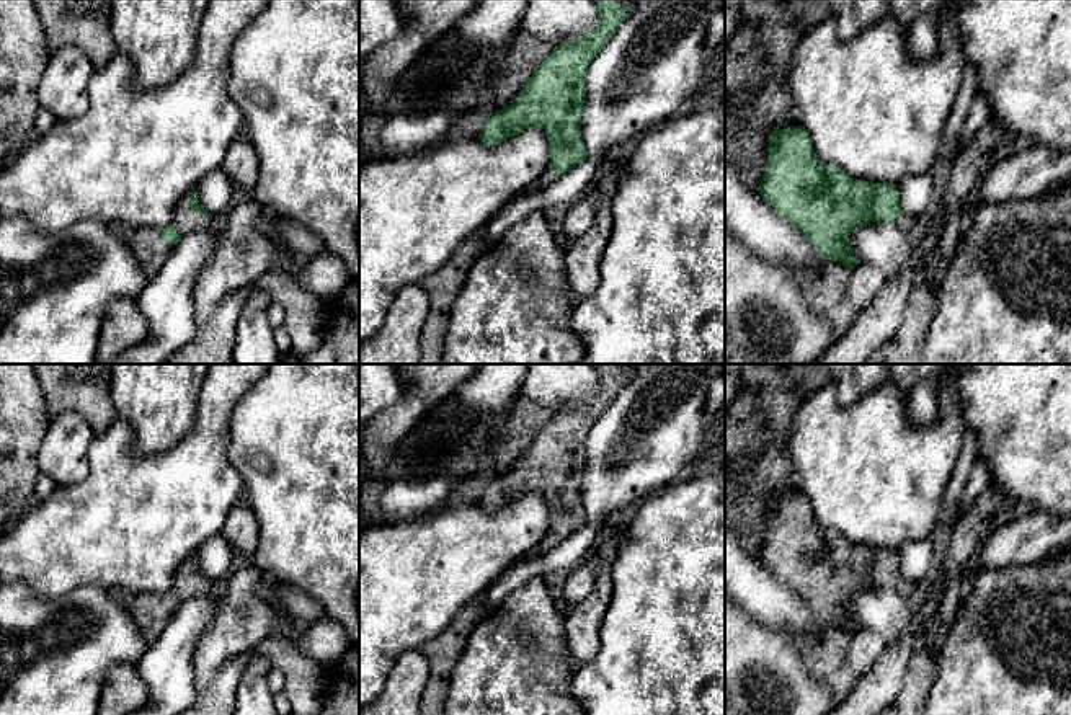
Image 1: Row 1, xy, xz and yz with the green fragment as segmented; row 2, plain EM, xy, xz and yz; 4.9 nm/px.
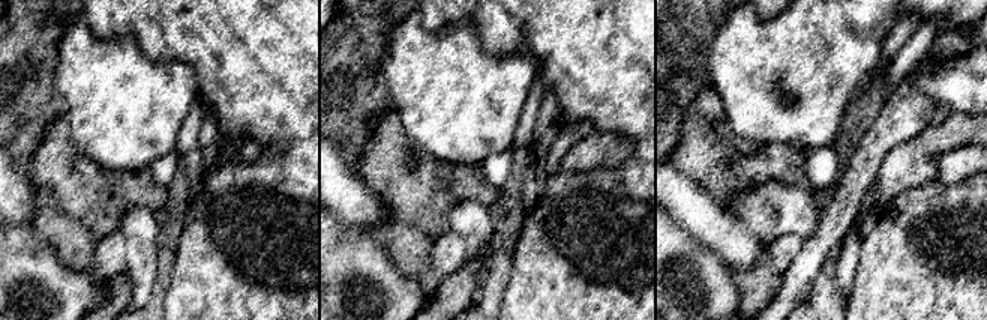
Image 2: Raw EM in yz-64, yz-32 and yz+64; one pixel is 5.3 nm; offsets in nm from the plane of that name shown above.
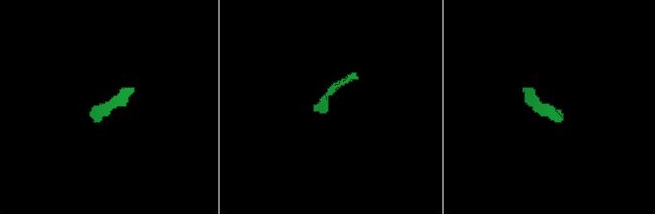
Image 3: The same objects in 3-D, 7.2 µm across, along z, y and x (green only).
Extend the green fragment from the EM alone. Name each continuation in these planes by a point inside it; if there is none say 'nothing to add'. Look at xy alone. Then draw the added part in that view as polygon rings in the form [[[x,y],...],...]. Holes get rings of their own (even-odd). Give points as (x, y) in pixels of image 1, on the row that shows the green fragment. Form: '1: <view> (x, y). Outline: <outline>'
1: xy (185, 221). Outline: [[[188,193],[180,199],[170,225],[176,229],[176,235],[184,237],[189,232],[209,227],[209,224],[211,217],[191,211],[191,193]]]

